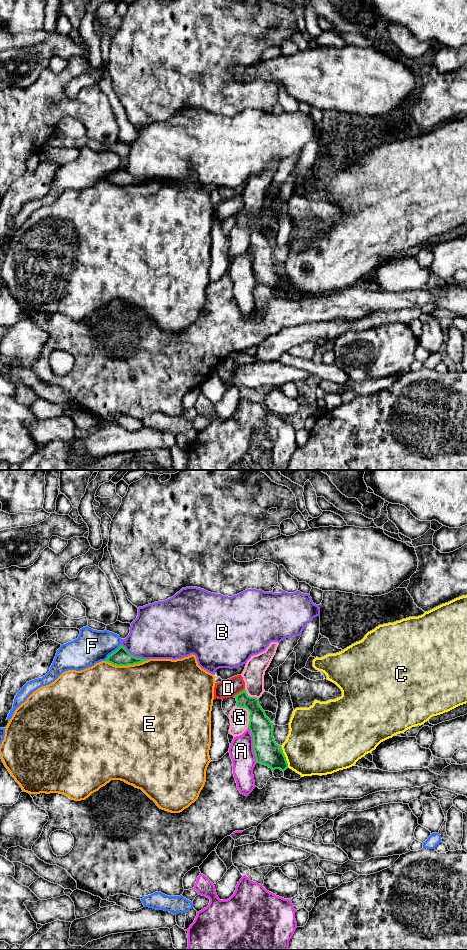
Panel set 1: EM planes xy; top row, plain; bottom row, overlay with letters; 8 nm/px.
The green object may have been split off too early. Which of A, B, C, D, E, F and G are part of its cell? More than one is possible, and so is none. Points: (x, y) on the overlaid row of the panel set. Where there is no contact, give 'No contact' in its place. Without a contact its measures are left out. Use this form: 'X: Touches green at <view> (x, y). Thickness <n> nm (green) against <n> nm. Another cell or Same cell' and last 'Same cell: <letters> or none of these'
A: Touches green at xy (253, 744). Thickness 200 nm (green) against 190 nm. Another cell
B: Touches green at xy (134, 656). Thickness 140 nm (green) against 400 nm. Another cell
C: Touches green at xy (285, 757). Thickness 200 nm (green) against 460 nm. Another cell
D: Touches green at xy (238, 693). Thickness 140 nm (green) against 150 nm. Another cell
E: Touches green at xy (127, 665). Thickness 140 nm (green) against 500 nm. Another cell
F: Touches green at xy (113, 652). Thickness 140 nm (green) against 260 nm. Another cell
G: Touches green at xy (249, 712). Thickness 190 nm (green) against 160 nm. Another cell
Same cell: none of these

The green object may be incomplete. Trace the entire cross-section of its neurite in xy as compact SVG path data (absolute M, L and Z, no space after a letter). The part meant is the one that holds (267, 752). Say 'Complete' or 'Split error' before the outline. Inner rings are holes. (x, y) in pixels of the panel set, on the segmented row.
Complete. M245 689L234 698L237 701L237 707L246 708L250 713L248 728L253 736L253 751L256 762L268 766L272 771L280 769L284 772L288 768L286 757L282 747L274 740L274 724L259 705L259 699L250 697Z

